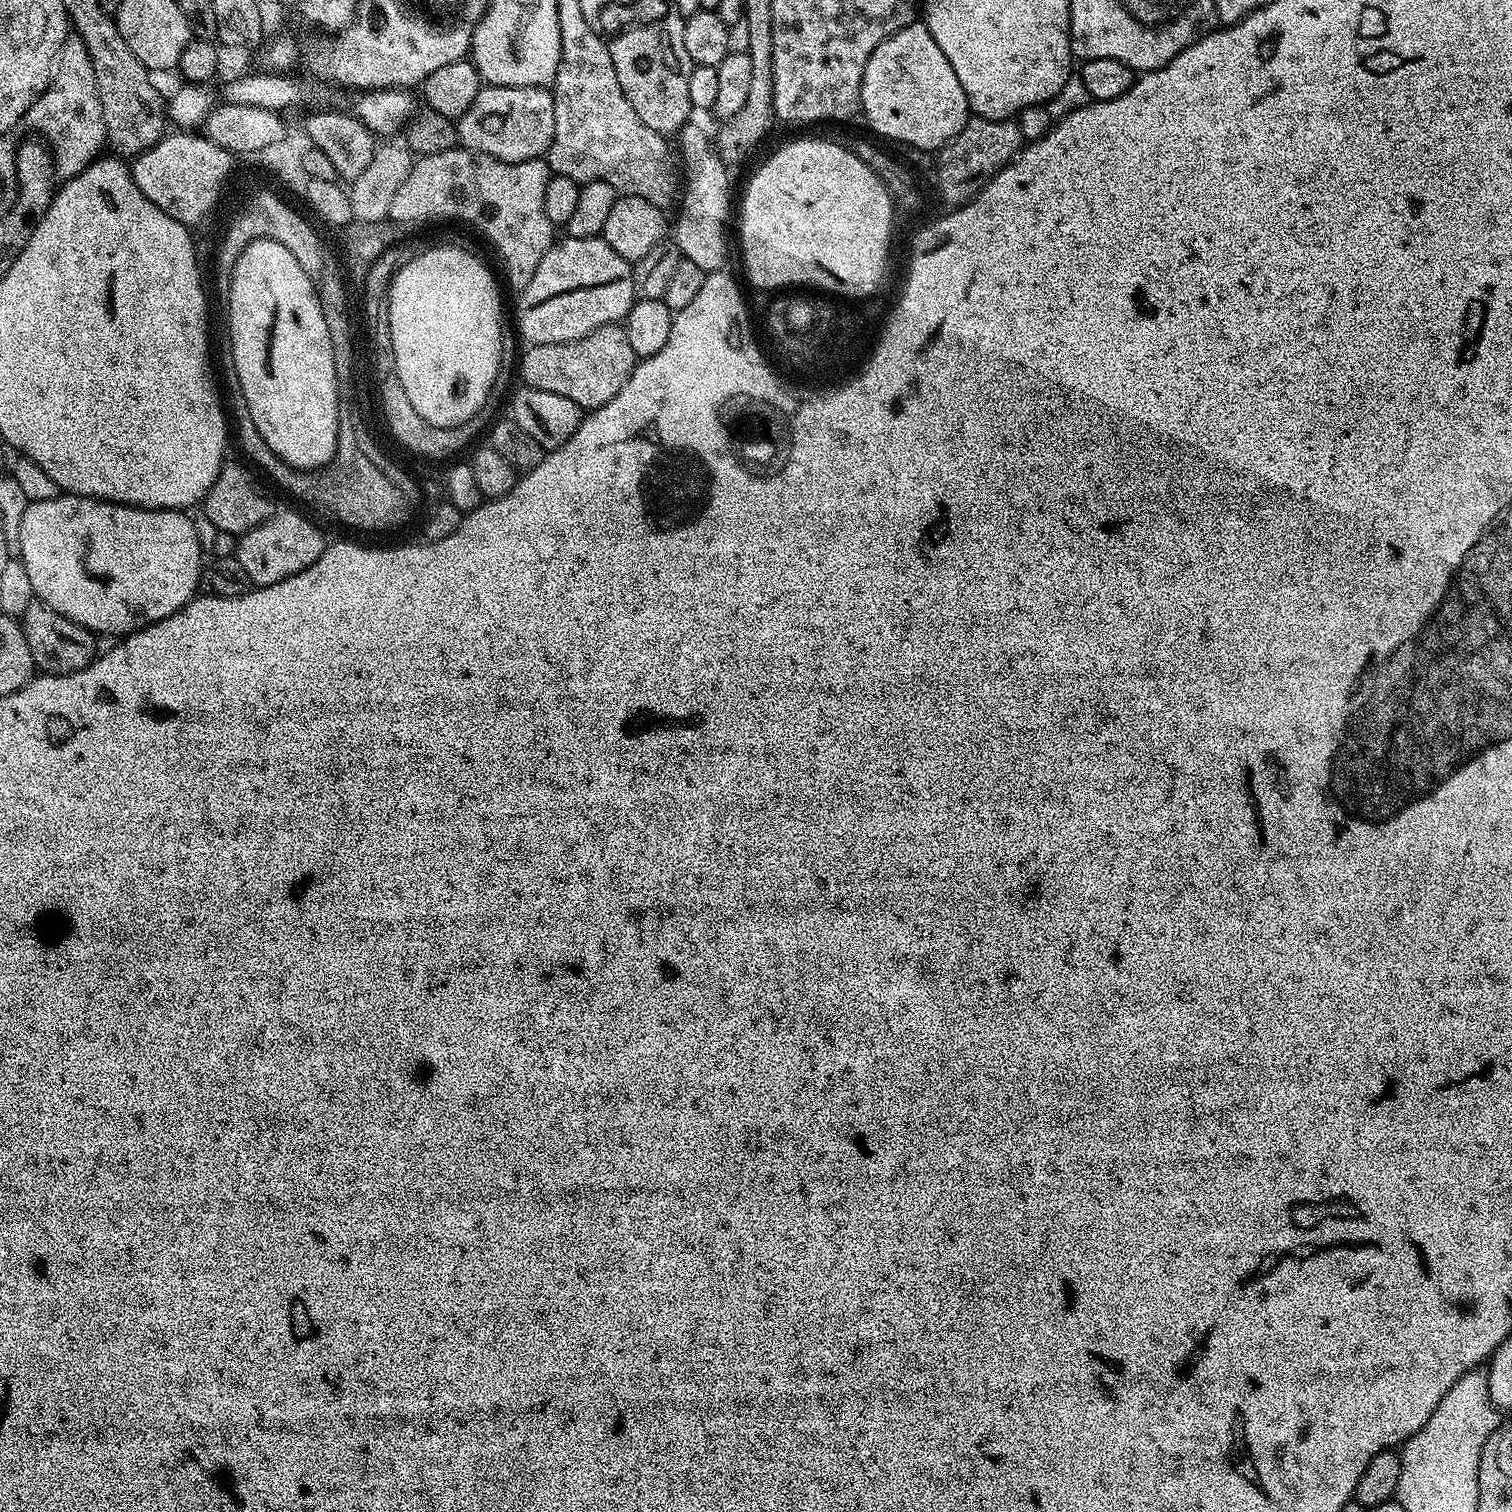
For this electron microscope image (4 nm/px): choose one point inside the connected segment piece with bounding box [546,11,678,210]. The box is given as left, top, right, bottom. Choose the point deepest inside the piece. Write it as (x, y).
(597, 136)

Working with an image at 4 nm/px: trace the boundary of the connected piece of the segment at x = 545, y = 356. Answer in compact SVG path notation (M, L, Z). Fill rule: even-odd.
M619 323L603 324L582 338L565 344L534 344L527 350L529 352L520 360L520 376L524 379L521 381L529 388L562 394L565 398L578 402L578 406L585 410L595 410L610 402L610 398L614 398L618 390L622 390L638 363L634 350L630 350L630 338L626 338L626 330Z

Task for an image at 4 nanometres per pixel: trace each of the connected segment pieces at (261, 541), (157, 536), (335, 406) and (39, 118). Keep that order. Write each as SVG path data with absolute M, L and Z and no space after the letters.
M276 510L269 520L239 537L234 555L238 562L242 562L242 570L246 570L249 585L265 588L286 582L286 578L294 578L302 574L302 570L314 566L325 547L326 539L314 521L307 520L300 512Z
M61 494L49 500L34 500L28 502L18 525L20 531L20 553L18 559L24 564L26 573L35 592L35 599L62 614L67 620L74 621L87 628L93 634L116 636L123 638L132 635L137 628L166 619L179 608L184 607L189 600L197 595L196 587L202 584L202 568L200 572L200 555L202 549L198 542L196 525L193 517L180 510L157 510L155 508L133 508L127 504L111 504L108 500L93 500L91 496L74 496Z
M254 240L249 242L246 250L238 257L237 265L234 266L232 281L230 282L230 292L226 299L228 305L228 336L227 339L232 345L233 362L236 367L238 381L241 383L241 392L245 395L246 405L250 410L250 416L254 420L254 425L262 438L266 440L266 445L292 468L305 470L319 470L329 464L335 454L336 443L339 436L339 396L338 386L335 378L334 350L331 346L331 334L333 329L330 322L322 314L320 297L317 285L313 277L298 263L293 254L286 250L285 246L279 242L268 240Z
M71 50L65 51L58 61L52 83L28 108L23 127L33 128L44 143L52 149L52 162L60 178L71 178L86 170L106 148L104 115L98 102L94 82L94 66L83 59L76 60Z

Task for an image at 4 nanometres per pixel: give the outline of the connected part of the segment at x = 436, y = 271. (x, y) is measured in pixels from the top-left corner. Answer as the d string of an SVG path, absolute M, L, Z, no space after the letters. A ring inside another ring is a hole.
M428 248L417 251L414 259L397 269L388 290L388 324L393 342L395 374L401 380L402 389L406 392L409 404L432 428L459 428L467 425L485 410L484 403L500 376L500 359L504 356L504 336L500 333L500 292L496 289L496 280L492 272L476 256L471 256L464 248Z

